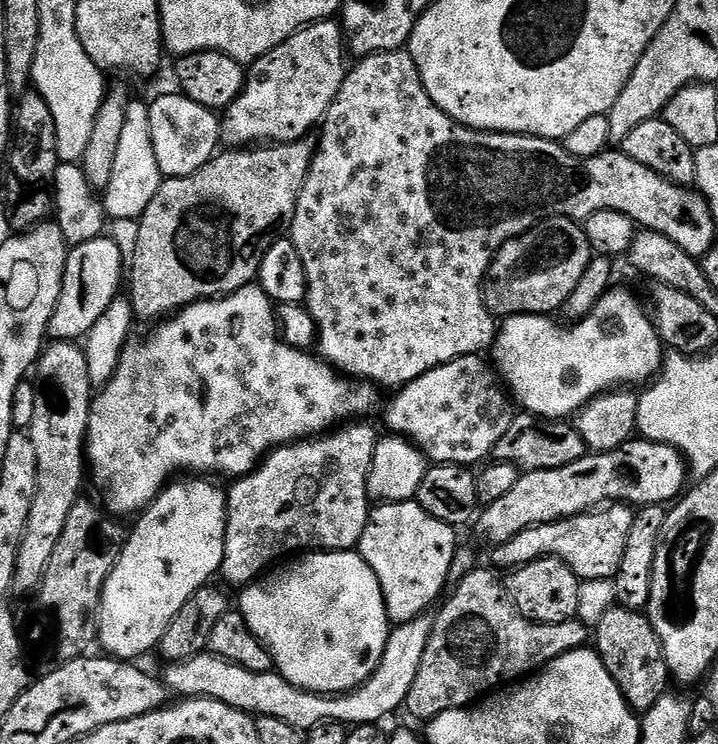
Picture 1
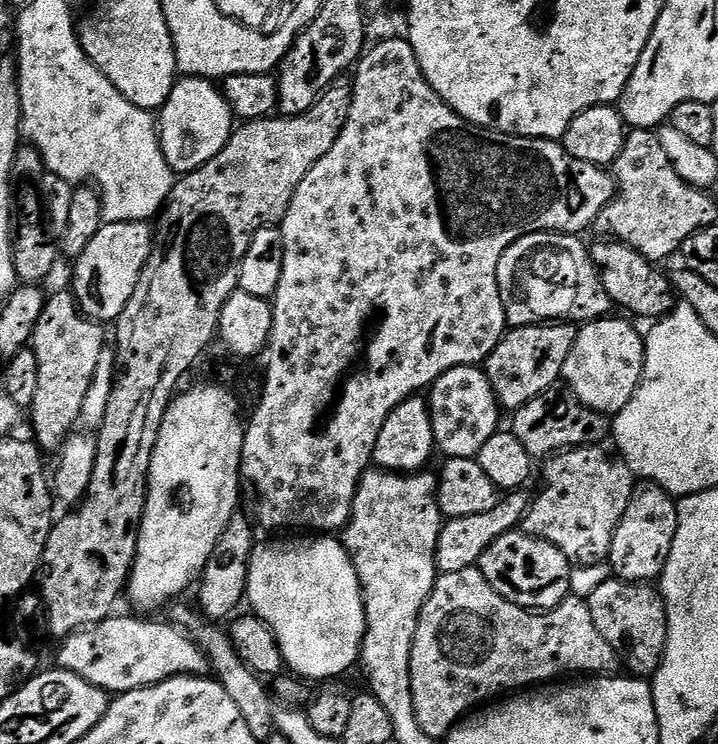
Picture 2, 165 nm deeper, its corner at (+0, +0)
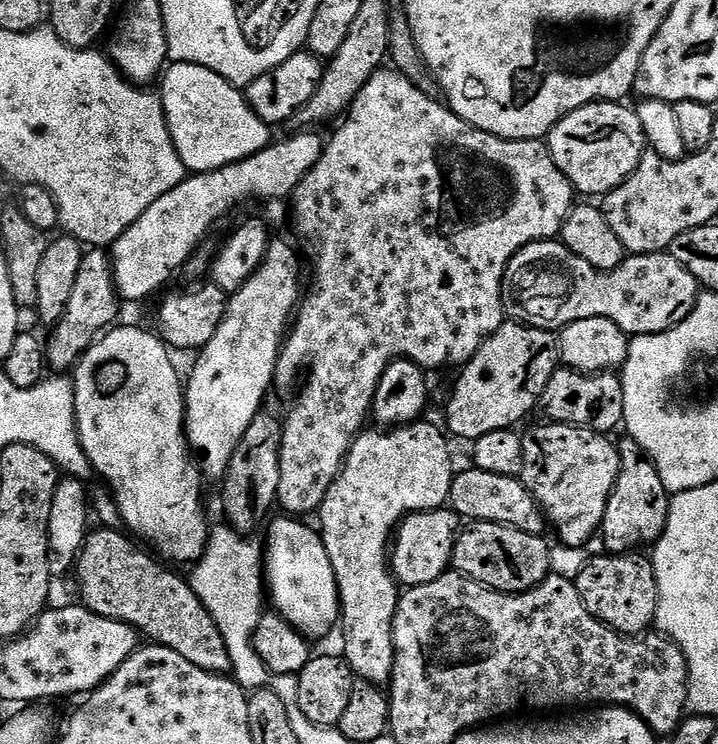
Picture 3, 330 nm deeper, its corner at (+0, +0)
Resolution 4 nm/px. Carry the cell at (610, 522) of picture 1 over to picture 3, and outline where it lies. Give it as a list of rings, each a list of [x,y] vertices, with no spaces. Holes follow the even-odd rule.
[[[539,422],[522,436],[524,465],[518,479],[530,490],[530,494],[544,510],[547,523],[556,527],[559,543],[566,547],[585,547],[592,535],[601,531],[606,502],[616,485],[620,469],[620,450],[603,432],[595,432],[578,424],[553,424]]]

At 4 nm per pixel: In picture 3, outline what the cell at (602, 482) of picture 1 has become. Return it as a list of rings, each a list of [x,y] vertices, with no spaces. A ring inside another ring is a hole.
[[[448,506],[436,508],[433,512],[415,512],[412,516],[405,516],[394,533],[394,543],[390,548],[390,567],[396,583],[409,589],[426,586],[426,582],[442,578],[449,571],[452,551],[461,528],[460,516]]]

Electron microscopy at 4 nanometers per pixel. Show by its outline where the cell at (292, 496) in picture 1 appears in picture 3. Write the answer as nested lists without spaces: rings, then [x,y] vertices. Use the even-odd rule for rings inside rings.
[[[398,71],[375,72],[370,82],[362,86],[358,98],[348,109],[340,126],[332,140],[330,136],[325,143],[322,158],[304,175],[290,197],[296,232],[304,239],[308,256],[316,267],[312,285],[309,288],[307,285],[306,295],[298,305],[298,315],[287,333],[276,363],[277,385],[294,383],[296,375],[303,368],[308,368],[308,381],[305,382],[296,405],[284,416],[284,433],[280,439],[282,482],[278,482],[276,498],[279,507],[296,518],[307,517],[307,512],[315,513],[326,498],[330,486],[338,478],[353,440],[365,431],[364,419],[369,419],[376,387],[386,366],[390,366],[395,360],[413,360],[425,370],[444,368],[447,364],[467,364],[484,345],[484,341],[505,323],[502,282],[506,266],[512,261],[514,254],[528,244],[536,244],[540,240],[556,240],[565,218],[572,213],[574,207],[572,184],[564,177],[562,170],[558,170],[544,140],[507,140],[475,128],[473,124],[456,115],[447,103],[426,98],[426,94],[418,90],[418,86],[414,86]]]

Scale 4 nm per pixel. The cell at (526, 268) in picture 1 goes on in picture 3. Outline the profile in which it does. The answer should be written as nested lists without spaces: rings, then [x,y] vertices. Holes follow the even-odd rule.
[[[540,240],[536,244],[528,244],[514,254],[514,258],[506,266],[502,282],[502,302],[504,314],[509,321],[526,324],[529,328],[547,328],[559,330],[570,326],[570,322],[582,322],[582,318],[606,318],[618,325],[629,338],[646,334],[662,334],[690,310],[694,310],[696,300],[701,294],[701,287],[694,274],[672,256],[671,251],[655,252],[645,256],[629,255],[614,270],[598,272],[590,262],[582,262],[578,254],[571,252],[563,242],[556,240]]]

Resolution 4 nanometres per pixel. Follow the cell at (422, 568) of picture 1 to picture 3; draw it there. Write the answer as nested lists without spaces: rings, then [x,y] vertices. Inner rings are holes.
[[[424,423],[402,424],[387,430],[372,426],[361,432],[353,440],[338,478],[318,509],[318,531],[324,539],[330,566],[334,566],[340,591],[340,615],[344,628],[342,655],[359,679],[381,686],[391,681],[394,670],[394,614],[402,595],[401,585],[396,583],[390,567],[390,545],[394,533],[405,516],[445,507],[449,503],[454,477],[452,452],[448,449],[449,437],[445,429],[441,425],[440,429],[436,424]]]

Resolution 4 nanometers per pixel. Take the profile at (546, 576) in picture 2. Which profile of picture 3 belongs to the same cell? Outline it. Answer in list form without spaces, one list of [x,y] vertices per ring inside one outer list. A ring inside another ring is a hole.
[[[472,522],[456,537],[451,567],[461,576],[469,576],[496,592],[529,592],[551,573],[551,547],[546,541],[544,536],[535,536],[505,524]]]

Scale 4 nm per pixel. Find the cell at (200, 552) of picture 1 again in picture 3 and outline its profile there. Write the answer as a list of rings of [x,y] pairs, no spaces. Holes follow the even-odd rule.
[[[273,239],[269,243],[263,266],[238,291],[231,293],[228,308],[224,311],[224,318],[214,338],[210,338],[208,345],[199,349],[195,357],[196,365],[193,366],[192,373],[186,376],[184,431],[188,437],[188,446],[198,457],[203,475],[209,481],[223,481],[228,473],[230,458],[238,442],[242,442],[242,434],[246,434],[250,422],[254,422],[254,418],[261,412],[265,403],[264,395],[267,394],[268,387],[273,387],[276,378],[280,349],[284,347],[290,321],[301,299],[300,260],[296,257],[296,248],[288,240]]]

